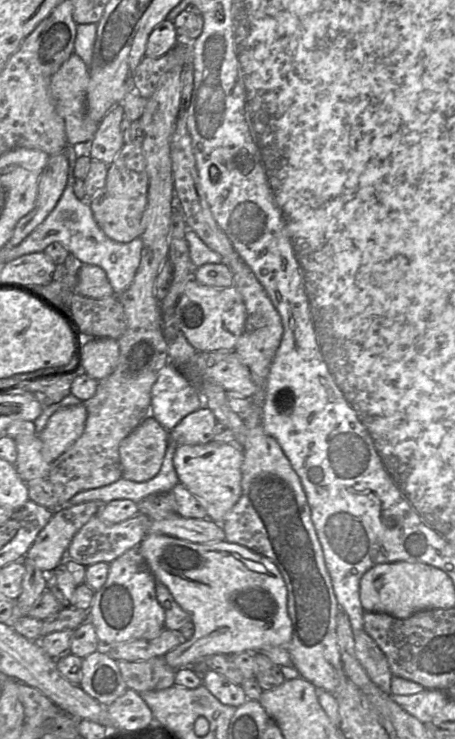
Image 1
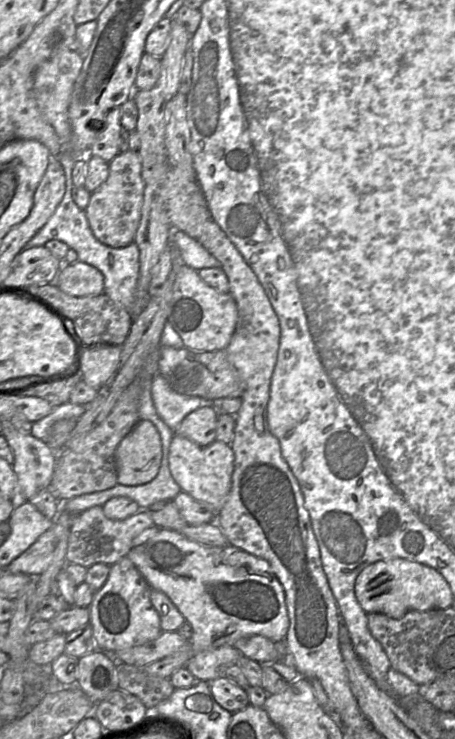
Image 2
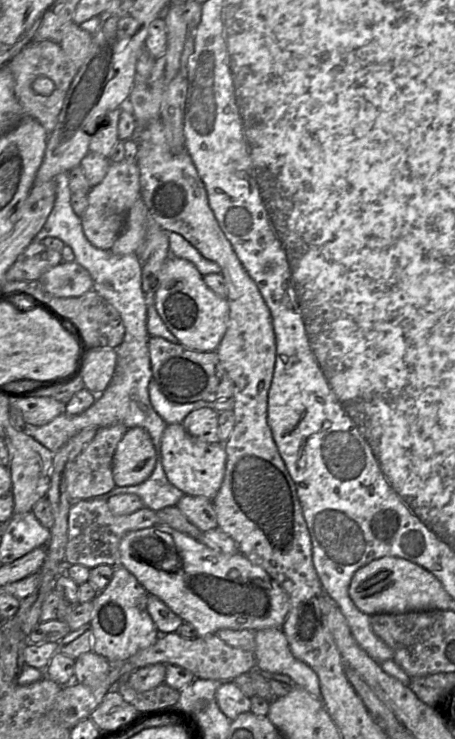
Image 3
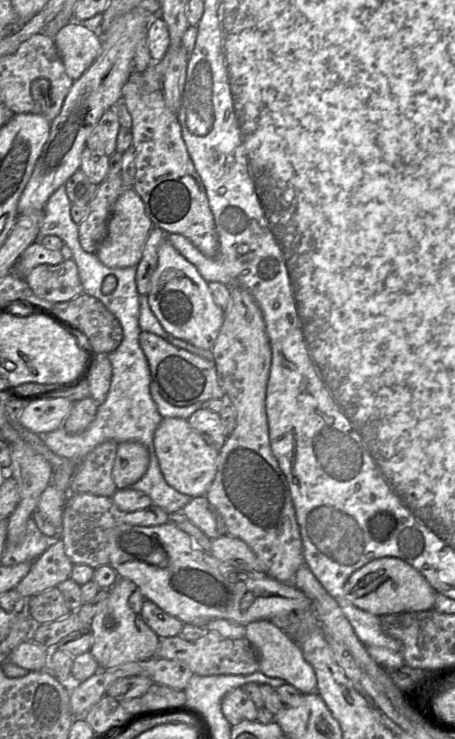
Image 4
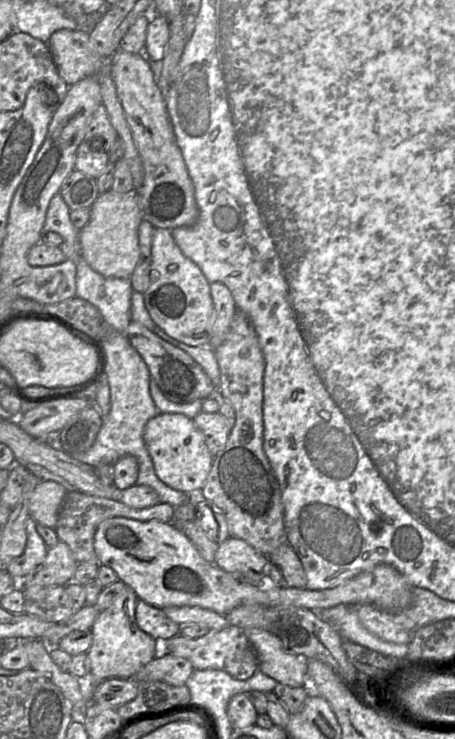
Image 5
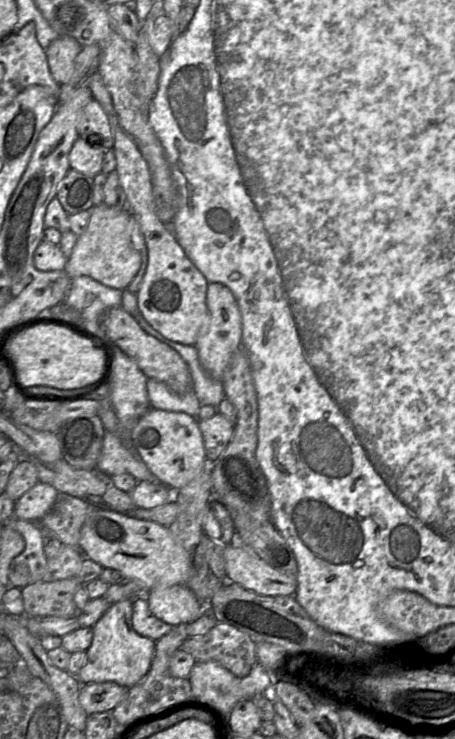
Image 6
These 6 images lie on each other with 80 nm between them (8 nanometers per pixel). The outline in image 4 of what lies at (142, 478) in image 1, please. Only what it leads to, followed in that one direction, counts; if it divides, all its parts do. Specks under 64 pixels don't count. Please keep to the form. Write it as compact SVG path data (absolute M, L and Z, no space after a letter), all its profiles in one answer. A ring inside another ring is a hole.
M127 441L118 444L112 477L118 490L138 482L149 466L149 452L139 442Z

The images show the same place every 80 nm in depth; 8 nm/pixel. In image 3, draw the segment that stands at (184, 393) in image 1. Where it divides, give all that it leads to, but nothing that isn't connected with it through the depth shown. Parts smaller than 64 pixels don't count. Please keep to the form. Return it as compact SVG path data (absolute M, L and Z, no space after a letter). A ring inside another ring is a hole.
M153 378L149 383L149 398L154 410L168 425L182 424L186 416L197 409L214 409L214 402L196 401L179 404L168 400Z

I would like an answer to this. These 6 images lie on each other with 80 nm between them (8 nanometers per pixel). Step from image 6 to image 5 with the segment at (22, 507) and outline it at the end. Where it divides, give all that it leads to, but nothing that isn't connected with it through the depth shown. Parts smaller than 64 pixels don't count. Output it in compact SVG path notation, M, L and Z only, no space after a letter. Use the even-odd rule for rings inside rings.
M41 481L29 502L29 515L36 523L55 529L67 490L54 481Z

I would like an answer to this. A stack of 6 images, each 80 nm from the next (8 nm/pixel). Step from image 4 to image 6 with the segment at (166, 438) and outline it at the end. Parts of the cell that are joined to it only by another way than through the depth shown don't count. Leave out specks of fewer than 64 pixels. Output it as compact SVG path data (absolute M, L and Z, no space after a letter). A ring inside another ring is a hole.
M150 409L134 427L132 440L148 469L172 490L180 490L191 482L207 460L198 419L183 412Z

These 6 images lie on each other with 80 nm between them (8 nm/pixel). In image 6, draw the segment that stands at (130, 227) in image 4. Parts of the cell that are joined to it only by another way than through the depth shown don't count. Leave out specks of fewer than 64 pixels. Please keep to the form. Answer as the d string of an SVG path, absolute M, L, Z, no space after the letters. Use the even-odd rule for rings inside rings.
M102 203L93 206L91 217L83 234L78 236L65 272L70 279L89 276L97 282L119 290L125 290L141 266L141 256L131 243L129 209L117 209Z

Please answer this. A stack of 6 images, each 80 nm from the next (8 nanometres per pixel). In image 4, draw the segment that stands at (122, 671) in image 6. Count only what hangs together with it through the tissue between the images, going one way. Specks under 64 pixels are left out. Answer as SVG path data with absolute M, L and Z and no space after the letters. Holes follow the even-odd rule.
M118 578L109 589L106 605L90 622L92 646L89 652L101 669L109 669L127 662L147 660L156 655L160 637L144 622L141 609L145 601L139 587L131 580Z

